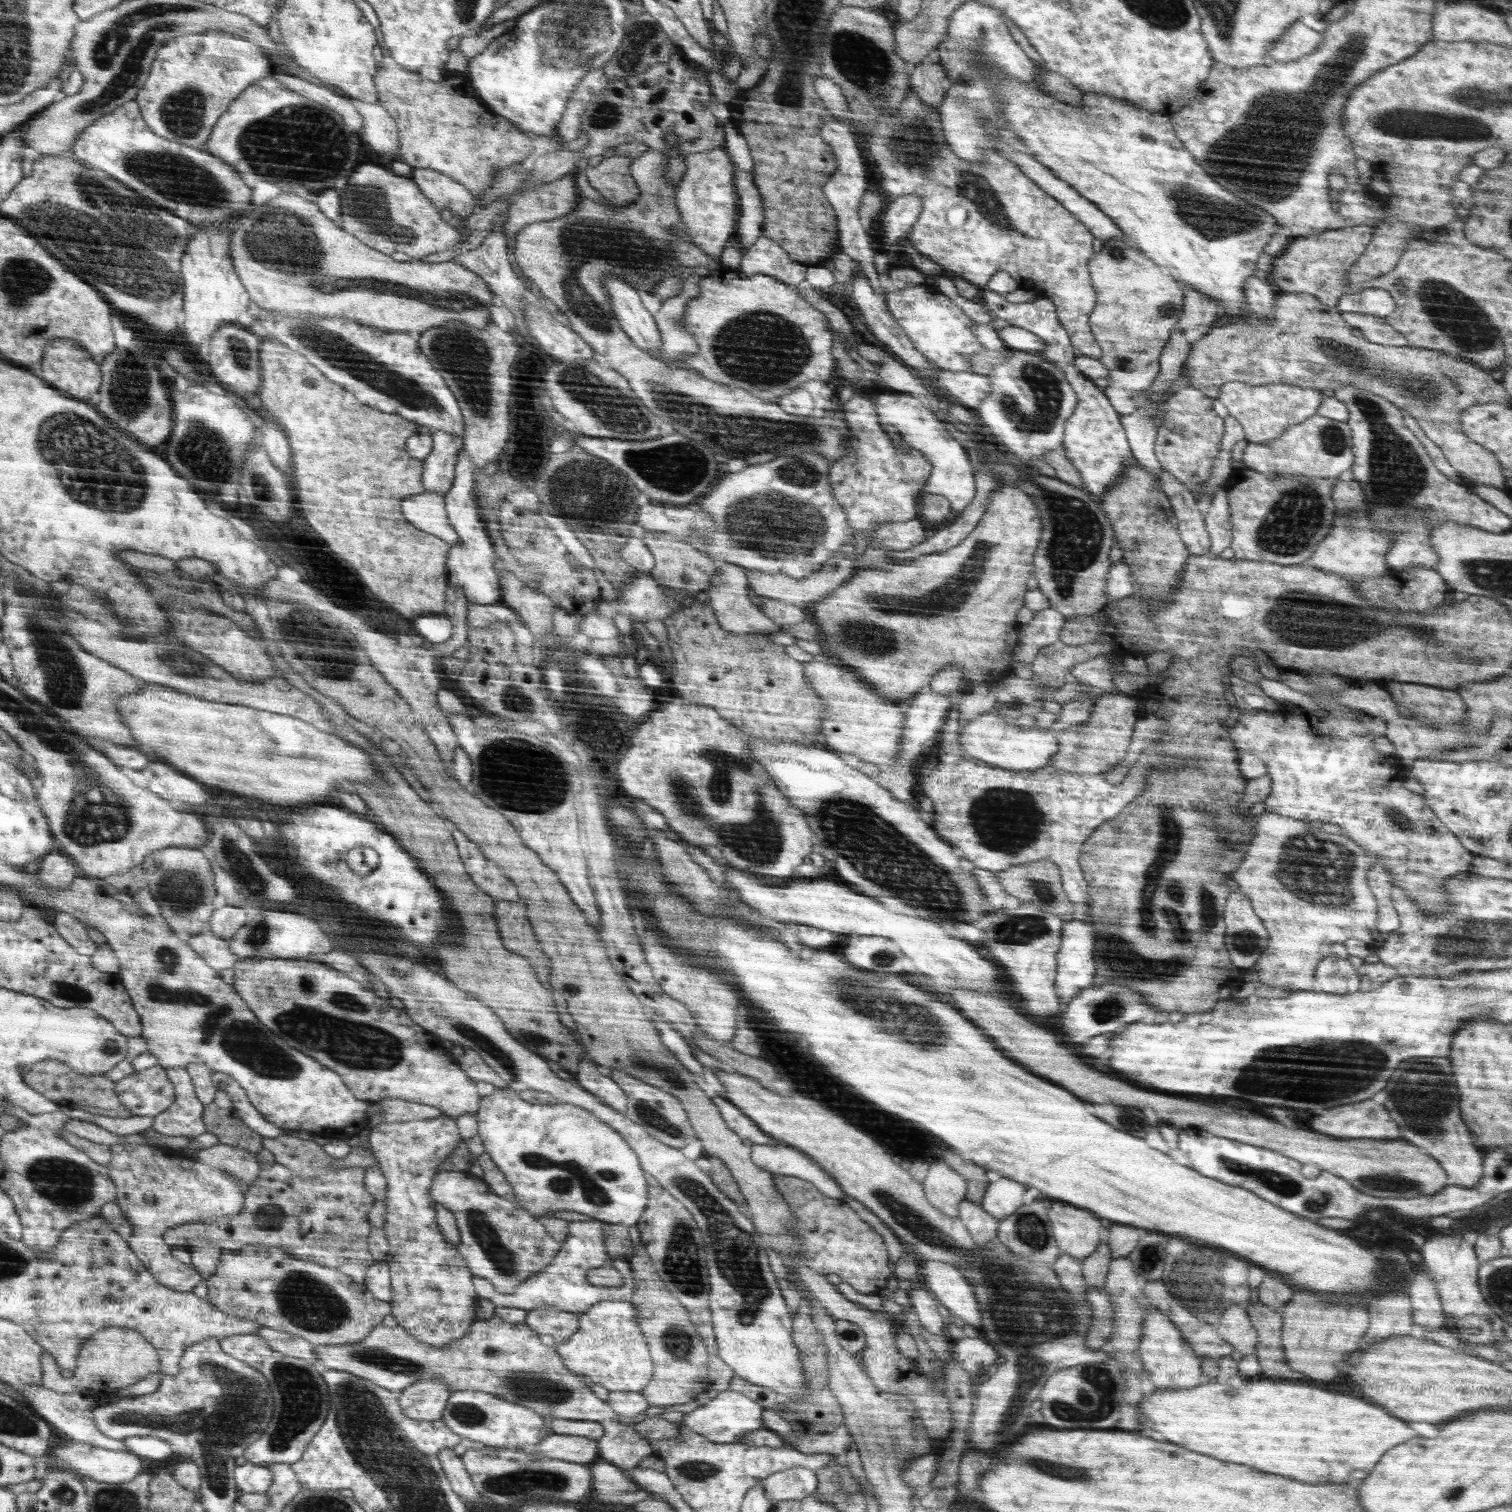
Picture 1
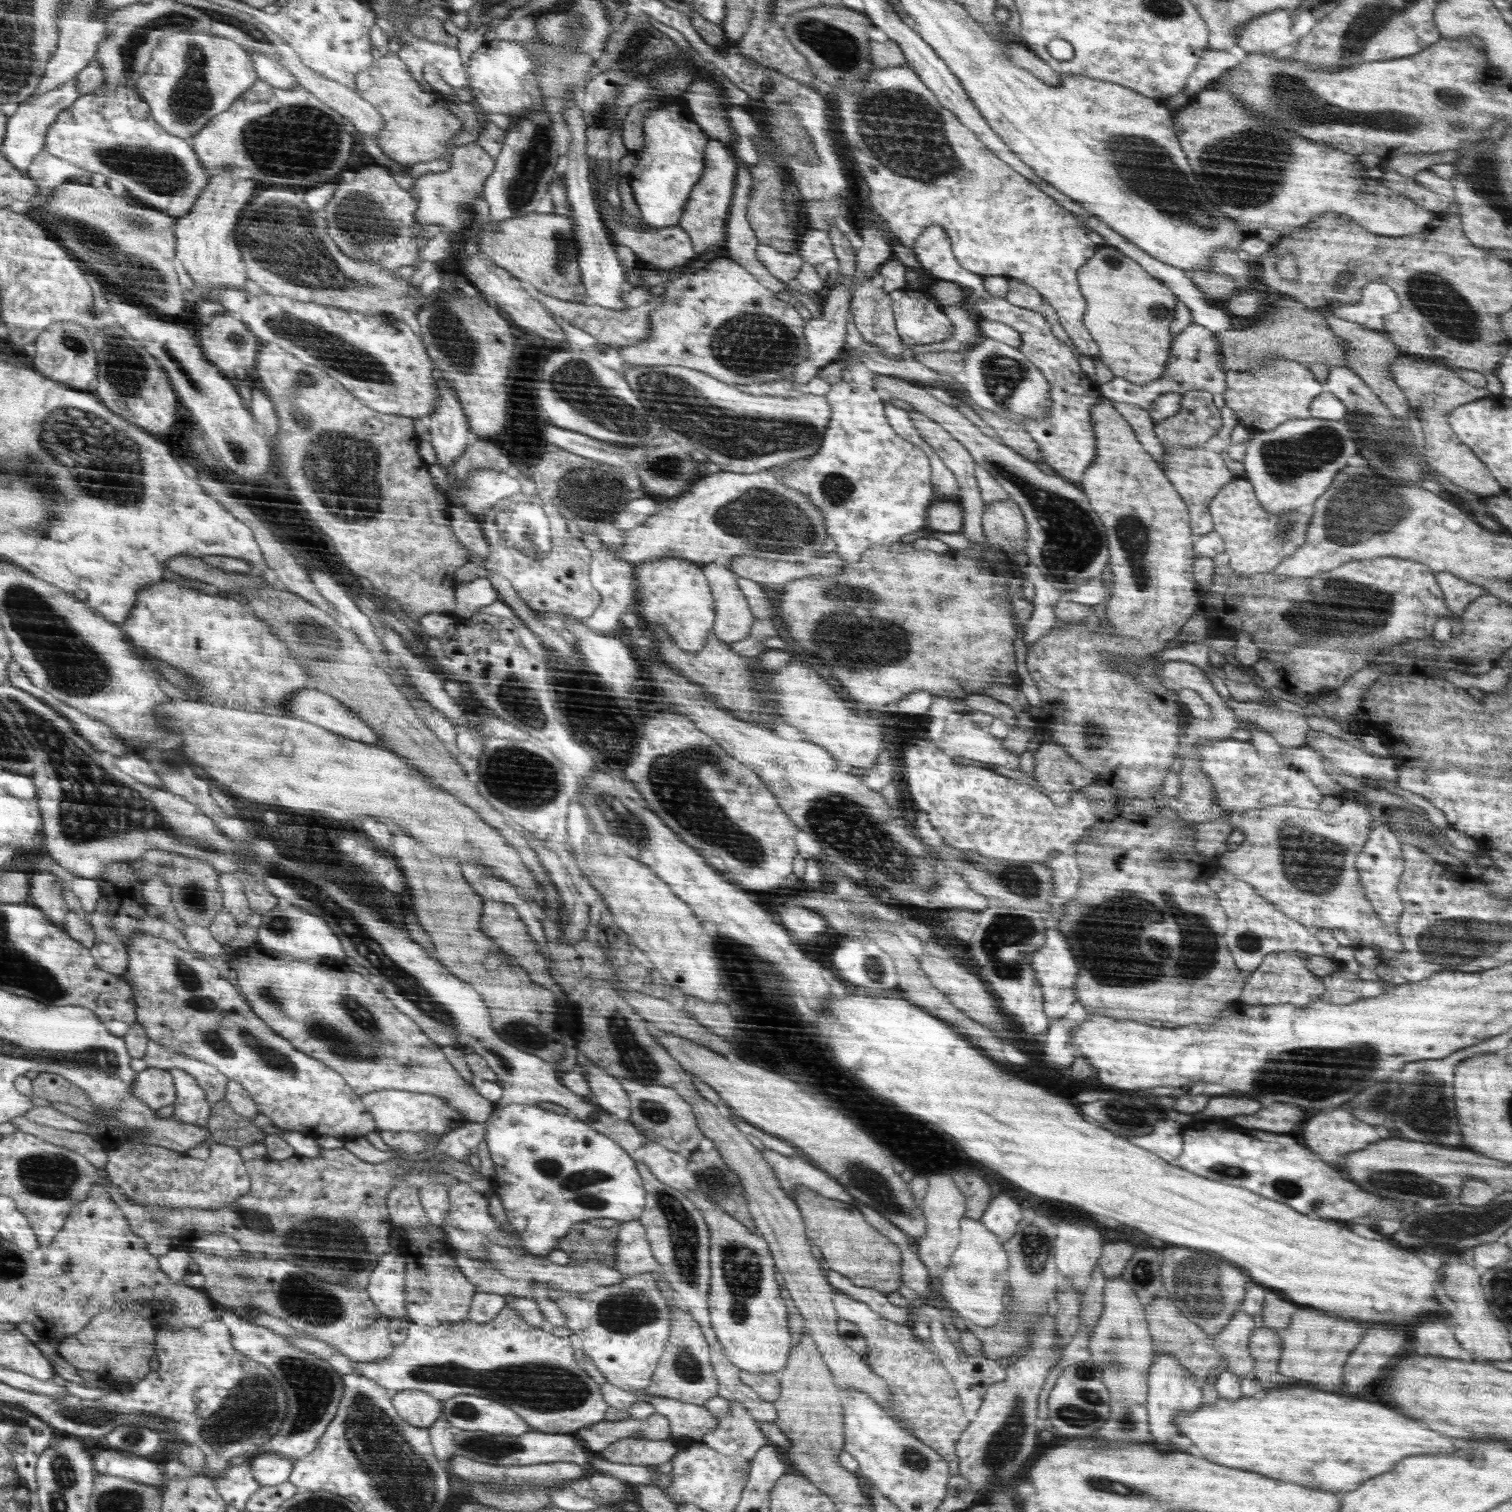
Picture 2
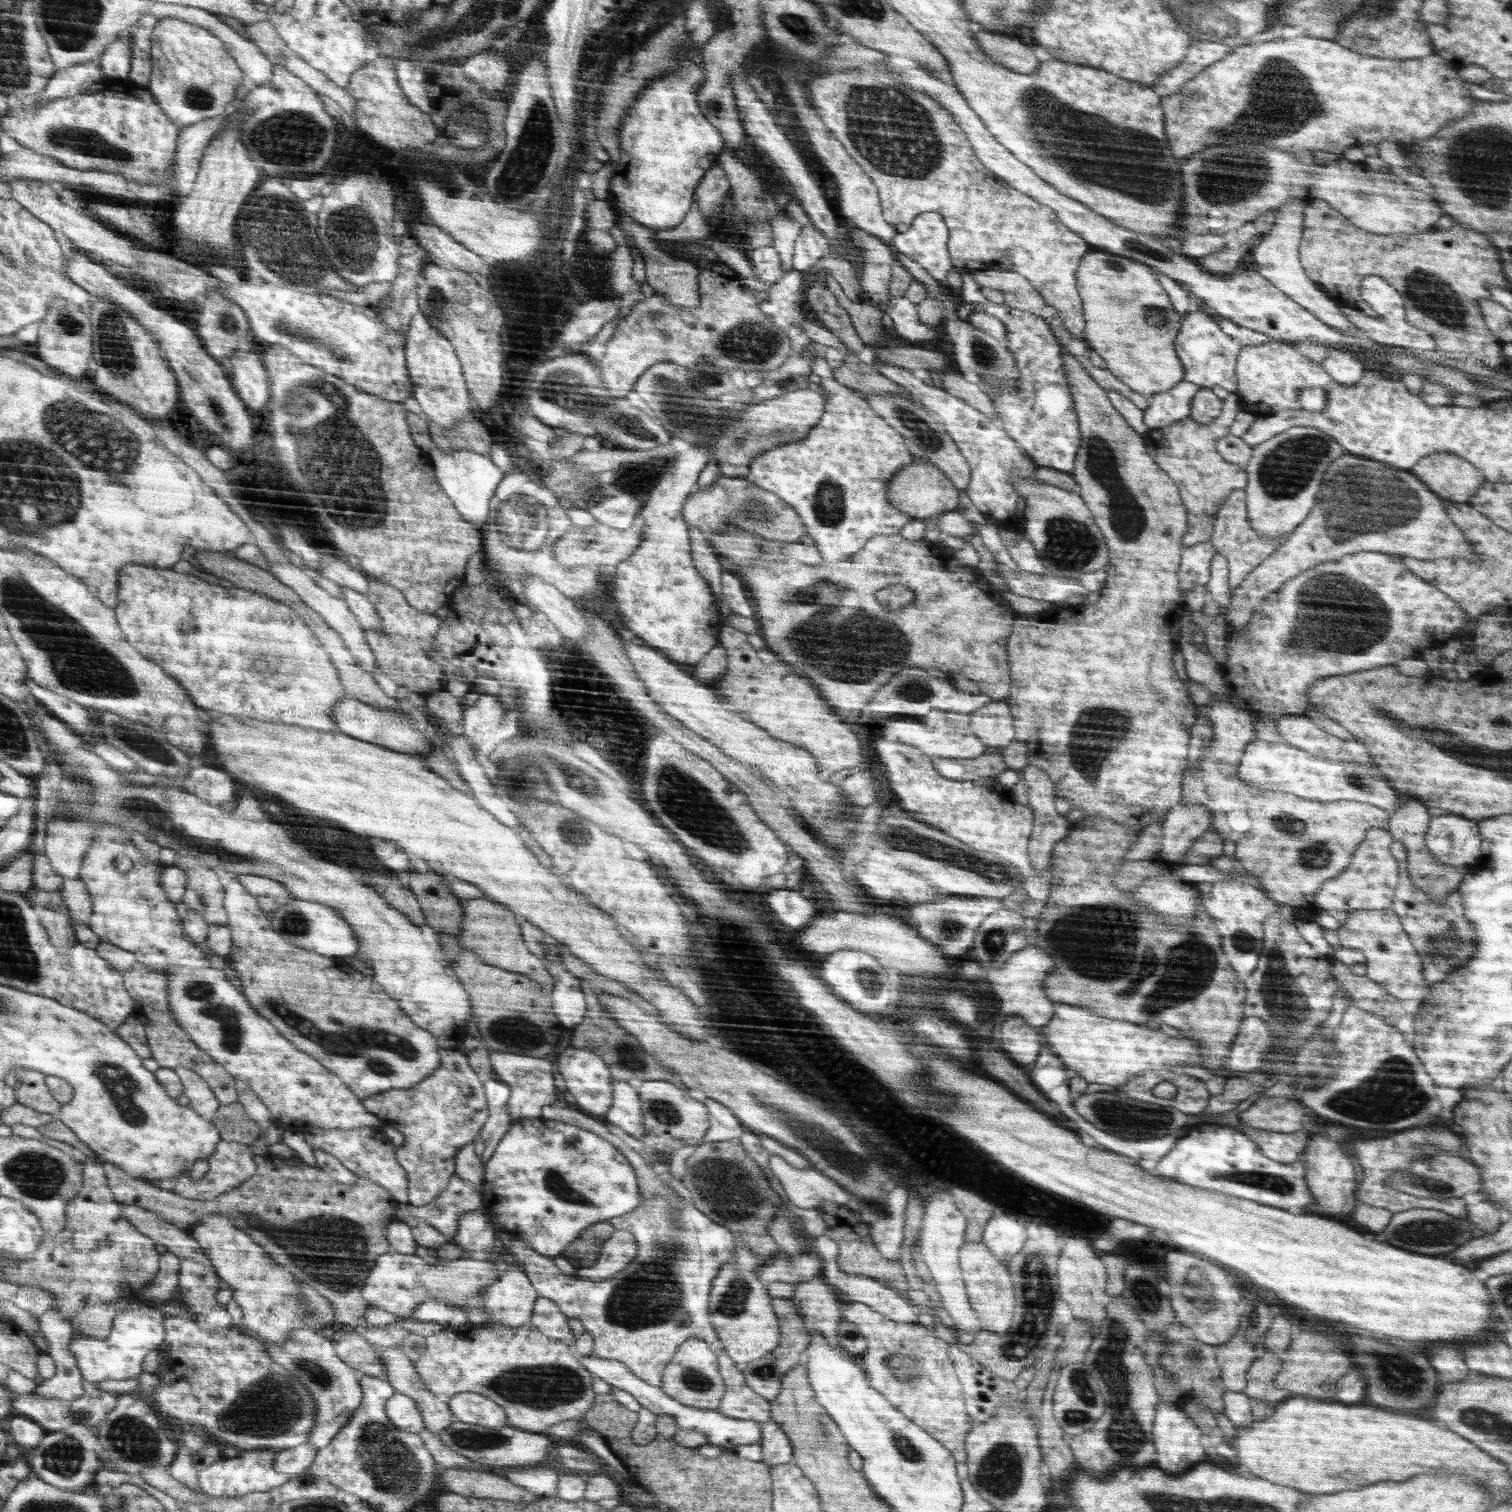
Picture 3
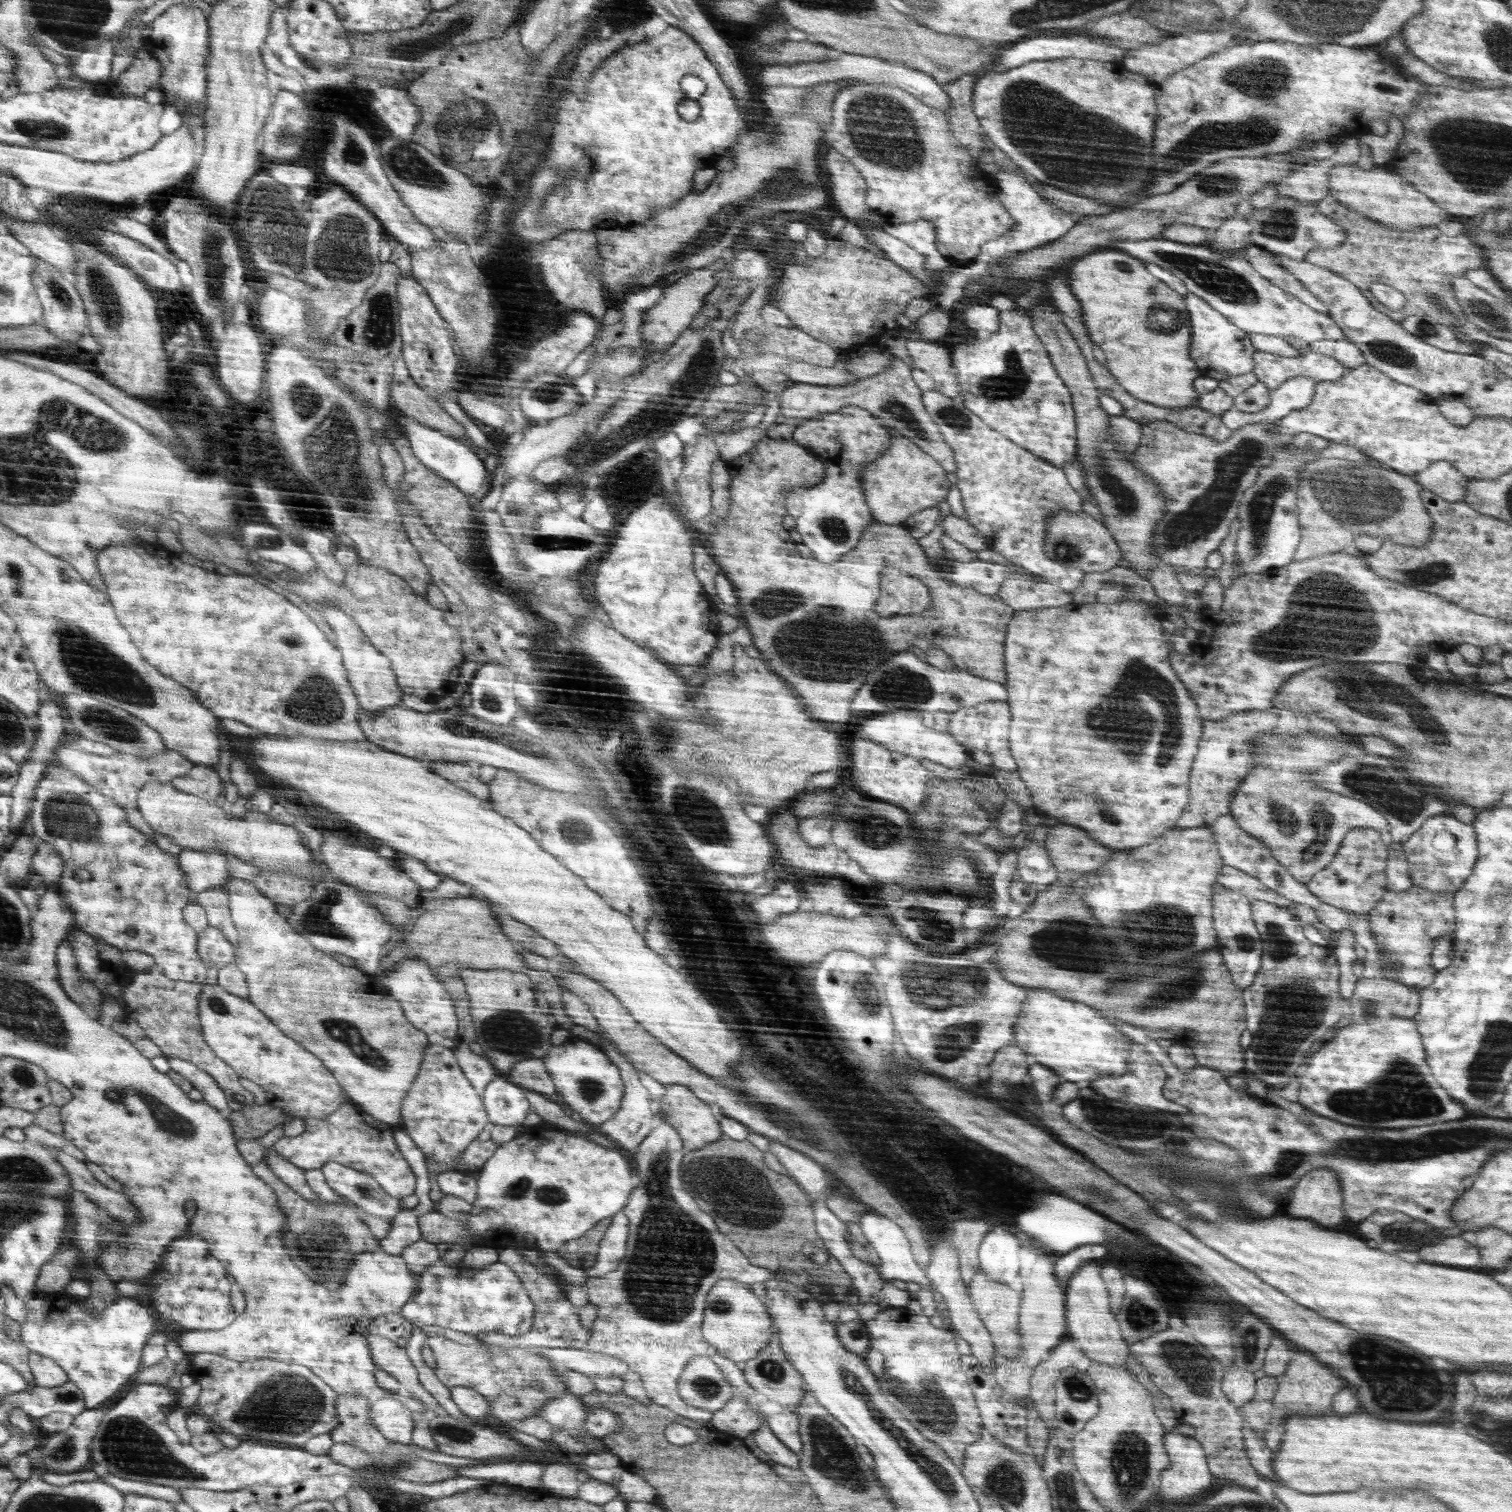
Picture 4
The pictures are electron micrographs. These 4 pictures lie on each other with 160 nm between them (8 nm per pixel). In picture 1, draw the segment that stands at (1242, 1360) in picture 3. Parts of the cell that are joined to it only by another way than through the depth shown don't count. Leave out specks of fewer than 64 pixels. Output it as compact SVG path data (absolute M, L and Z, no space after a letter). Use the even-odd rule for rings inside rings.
M1230 1305L1216 1324L1218 1334L1243 1356L1255 1352L1258 1331L1252 1326L1245 1305Z

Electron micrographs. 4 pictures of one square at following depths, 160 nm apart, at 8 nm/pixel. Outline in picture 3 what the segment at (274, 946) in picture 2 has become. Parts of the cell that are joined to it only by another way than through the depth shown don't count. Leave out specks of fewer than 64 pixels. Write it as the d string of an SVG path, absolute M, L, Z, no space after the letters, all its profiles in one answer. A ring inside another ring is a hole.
M294 898L292 904L286 904L286 908L280 908L278 912L274 912L272 928L280 932L286 942L304 950L314 950L322 956L344 958L344 956L357 955L357 937L352 924L349 924L337 909L330 908L326 904Z

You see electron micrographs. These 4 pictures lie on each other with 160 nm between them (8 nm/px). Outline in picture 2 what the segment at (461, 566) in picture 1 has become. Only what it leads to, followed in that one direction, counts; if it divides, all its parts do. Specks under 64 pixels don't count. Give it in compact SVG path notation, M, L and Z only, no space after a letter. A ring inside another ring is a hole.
M477 578L470 583L462 583L457 590L457 608L453 614L463 618L474 618L483 606L498 601L498 592L492 588L488 578Z

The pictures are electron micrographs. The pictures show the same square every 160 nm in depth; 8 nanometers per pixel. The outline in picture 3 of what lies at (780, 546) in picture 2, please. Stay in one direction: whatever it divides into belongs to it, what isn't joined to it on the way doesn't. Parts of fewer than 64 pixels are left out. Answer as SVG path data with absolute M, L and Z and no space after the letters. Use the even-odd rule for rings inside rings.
M721 476L712 488L704 492L696 491L686 500L686 524L699 528L709 539L718 536L727 526L737 526L742 535L760 536L774 543L800 543L800 538L807 535L807 528L800 516L784 500L764 488L759 488L744 477L730 478ZM638 523L635 526L624 530L598 524L596 528L590 530L580 530L572 528L564 537L560 537L554 544L554 556L562 567L570 568L576 565L594 565L598 568L615 568L623 560L628 559L638 549L638 544L642 541L642 529ZM636 548L636 550L634 550Z

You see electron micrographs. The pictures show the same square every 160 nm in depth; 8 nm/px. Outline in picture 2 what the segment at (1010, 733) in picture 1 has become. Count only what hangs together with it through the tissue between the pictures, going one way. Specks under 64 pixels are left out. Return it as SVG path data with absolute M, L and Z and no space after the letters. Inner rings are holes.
M962 728L958 732L946 730L940 740L930 740L942 750L954 750L958 758L970 759L978 764L996 764L1012 769L1019 768L1019 756L1007 751L1002 739L980 728Z

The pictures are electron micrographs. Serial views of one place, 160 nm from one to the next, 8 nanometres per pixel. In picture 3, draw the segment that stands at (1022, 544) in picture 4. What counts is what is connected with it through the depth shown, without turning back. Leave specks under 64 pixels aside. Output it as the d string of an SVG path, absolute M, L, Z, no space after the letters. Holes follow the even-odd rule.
M866 360L882 376L901 385L918 400L923 407L944 426L944 429L958 445L963 457L967 460L971 470L970 485L966 487L966 494L972 500L973 506L990 520L990 524L1006 527L1015 532L1014 539L1003 543L1010 556L1017 562L1020 569L1039 575L1048 574L1048 569L1034 549L1033 542L1024 533L1025 514L1018 515L1018 490L1015 482L1032 479L1038 465L1009 433L1001 428L997 421L988 418L979 410L966 404L961 398L956 398L938 386L930 386L924 380L912 375L912 372L899 366L883 363L882 361Z

